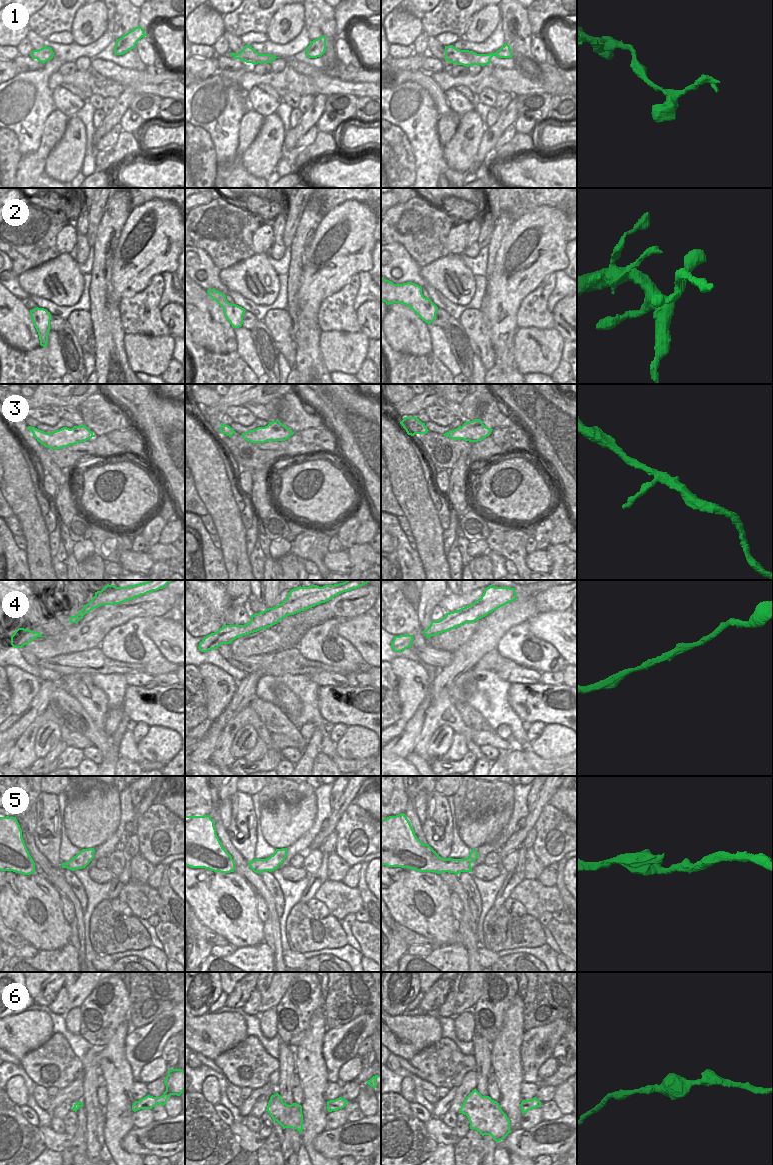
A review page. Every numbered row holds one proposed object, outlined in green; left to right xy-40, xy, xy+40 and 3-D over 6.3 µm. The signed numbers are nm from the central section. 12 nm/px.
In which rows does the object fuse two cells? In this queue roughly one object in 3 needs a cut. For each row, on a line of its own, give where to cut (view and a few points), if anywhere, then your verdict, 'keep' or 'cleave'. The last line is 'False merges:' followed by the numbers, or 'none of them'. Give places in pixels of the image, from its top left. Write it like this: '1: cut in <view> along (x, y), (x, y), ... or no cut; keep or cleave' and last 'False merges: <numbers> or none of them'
1: no cut; keep
2: no cut; keep
3: no cut; keep
4: no cut; keep
5: no cut; keep
6: no cut; keep
False merges: none of them

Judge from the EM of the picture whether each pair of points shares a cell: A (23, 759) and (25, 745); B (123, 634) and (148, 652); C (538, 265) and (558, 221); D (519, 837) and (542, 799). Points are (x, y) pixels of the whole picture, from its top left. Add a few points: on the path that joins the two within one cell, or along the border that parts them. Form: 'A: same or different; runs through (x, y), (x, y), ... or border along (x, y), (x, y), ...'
A: same; runs through (23, 756), (24, 748)
B: same; runs through (129, 640), (135, 647), (142, 647)
C: same; runs through (543, 254), (545, 251), (545, 234), (547, 232)
D: same; runs through (527, 828), (537, 808)

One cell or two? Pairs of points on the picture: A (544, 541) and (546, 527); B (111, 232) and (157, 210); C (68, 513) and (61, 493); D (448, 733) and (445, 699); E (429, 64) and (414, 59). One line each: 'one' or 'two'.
A: one
B: two
C: one
D: two
E: two

